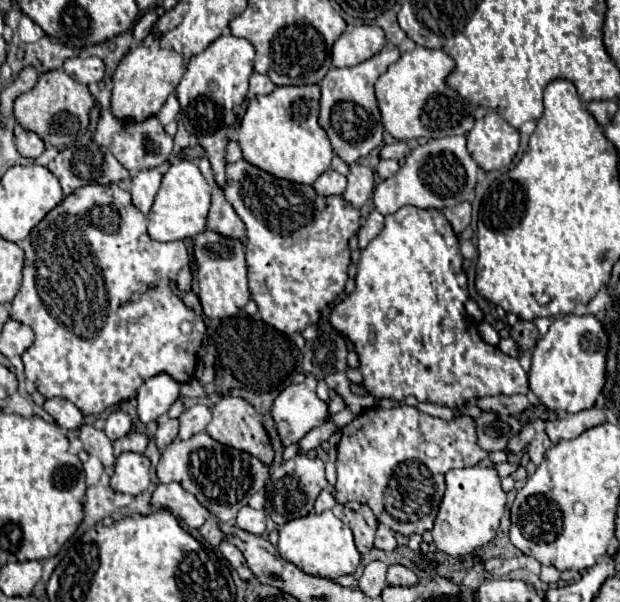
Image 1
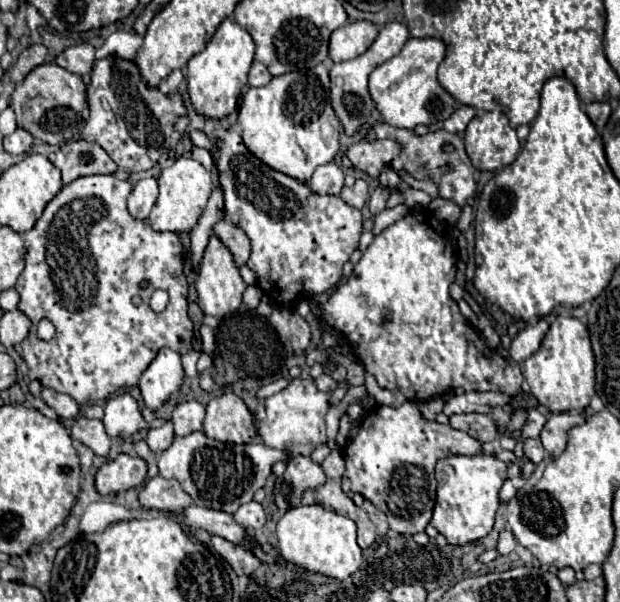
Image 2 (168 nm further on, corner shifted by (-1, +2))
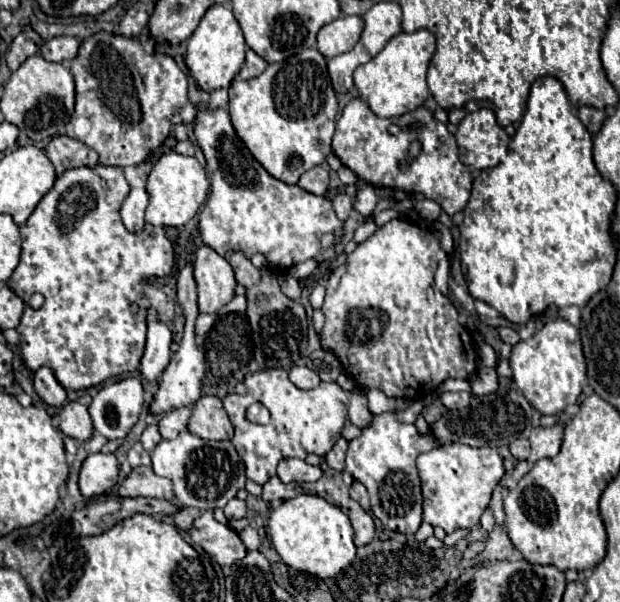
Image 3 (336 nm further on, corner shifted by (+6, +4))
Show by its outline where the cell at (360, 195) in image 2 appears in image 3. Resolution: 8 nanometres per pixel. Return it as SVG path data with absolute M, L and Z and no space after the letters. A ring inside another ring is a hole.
M337 194L337 196L333 198L333 206L335 206L337 218L339 218L339 220L347 220L347 218L349 218L349 212L353 210L353 198L347 196L347 194Z

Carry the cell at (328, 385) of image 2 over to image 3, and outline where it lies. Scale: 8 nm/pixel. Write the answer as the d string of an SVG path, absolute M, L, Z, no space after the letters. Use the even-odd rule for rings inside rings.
M293 366L291 370L289 370L289 380L297 386L297 388L301 388L301 390L309 390L309 388L315 388L315 386L319 386L319 376L313 372L313 370L309 370L309 368L301 368L301 366Z

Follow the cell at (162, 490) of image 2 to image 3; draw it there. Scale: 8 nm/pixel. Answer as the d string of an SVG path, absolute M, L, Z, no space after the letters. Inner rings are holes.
M137 466L131 474L117 486L119 496L145 496L145 498L159 498L159 500L173 500L173 484L169 478L157 476L147 466Z

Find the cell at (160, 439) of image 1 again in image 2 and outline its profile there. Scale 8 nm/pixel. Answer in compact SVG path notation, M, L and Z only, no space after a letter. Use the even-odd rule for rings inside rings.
M166 422L166 424L160 426L160 428L150 428L150 432L148 432L148 436L146 436L146 442L148 442L150 450L156 452L156 454L164 452L164 450L172 444L172 440L174 440L172 422Z

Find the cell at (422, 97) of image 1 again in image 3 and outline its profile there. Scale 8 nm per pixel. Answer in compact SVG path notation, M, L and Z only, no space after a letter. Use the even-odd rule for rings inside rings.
M417 30L413 34L401 32L393 36L377 56L373 56L369 62L361 64L355 70L353 74L355 88L377 116L381 118L401 116L421 106L429 96L425 74L433 52L435 52L435 38L429 30Z

